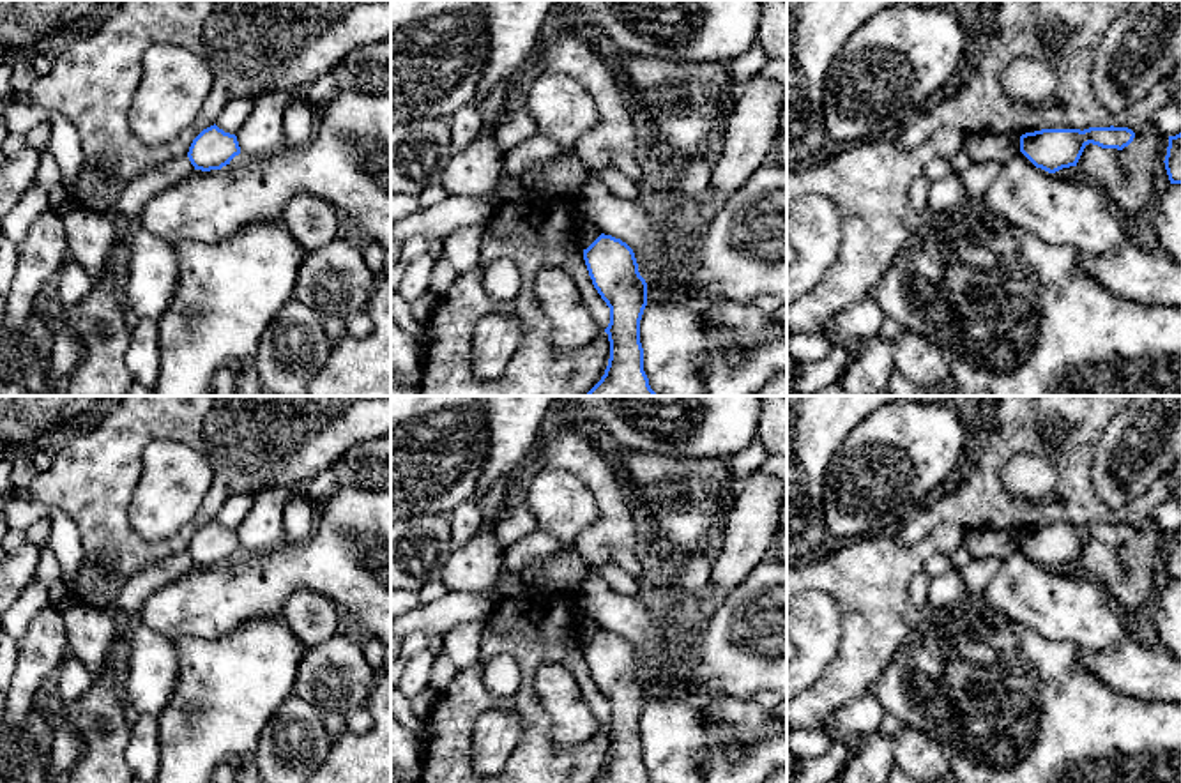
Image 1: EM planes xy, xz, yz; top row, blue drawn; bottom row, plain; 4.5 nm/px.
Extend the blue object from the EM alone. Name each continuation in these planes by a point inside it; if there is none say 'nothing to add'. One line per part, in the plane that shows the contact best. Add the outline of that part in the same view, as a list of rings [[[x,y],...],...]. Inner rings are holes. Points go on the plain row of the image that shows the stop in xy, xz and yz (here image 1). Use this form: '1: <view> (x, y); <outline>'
nothing to add

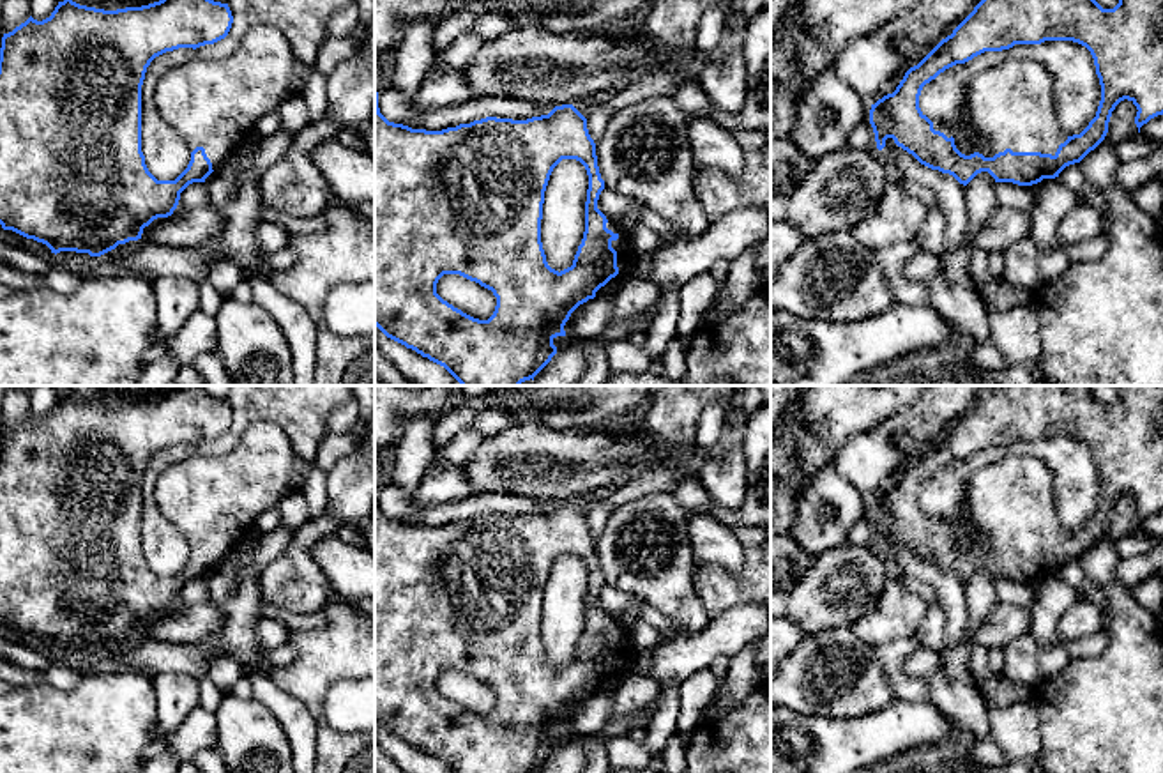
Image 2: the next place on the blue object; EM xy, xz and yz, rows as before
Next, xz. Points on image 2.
1: xz (623, 644); [[[612,614],[606,616],[608,616],[606,624],[619,631],[617,637],[612,637],[612,644],[617,647],[617,663],[619,663],[619,670],[606,679],[612,681],[612,679],[620,679],[622,665],[631,656],[633,646],[629,642],[627,628],[622,626],[615,616]]]

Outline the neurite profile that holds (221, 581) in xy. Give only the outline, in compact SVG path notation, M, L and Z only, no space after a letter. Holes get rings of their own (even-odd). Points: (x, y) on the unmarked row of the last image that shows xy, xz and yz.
M230 554L205 575L205 582L214 605L223 605L235 591L239 580L239 557Z

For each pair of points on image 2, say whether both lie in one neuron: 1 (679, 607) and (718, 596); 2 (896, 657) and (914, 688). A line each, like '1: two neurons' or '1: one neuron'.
1: two neurons
2: one neuron

